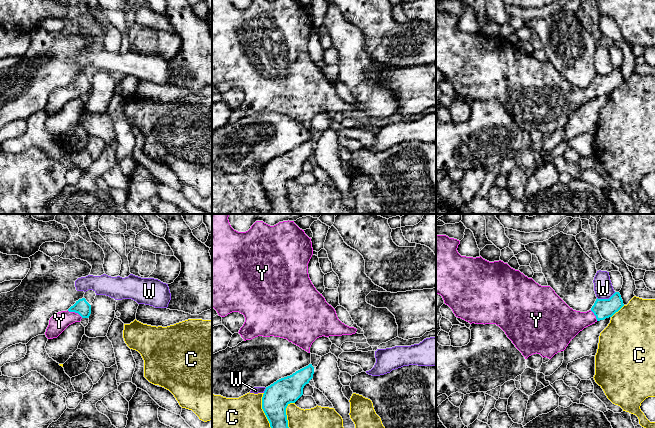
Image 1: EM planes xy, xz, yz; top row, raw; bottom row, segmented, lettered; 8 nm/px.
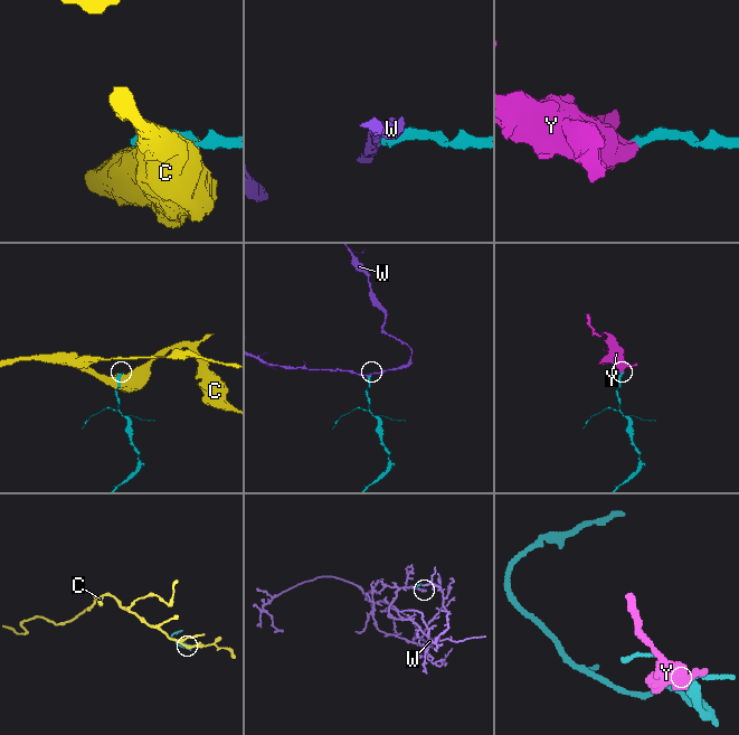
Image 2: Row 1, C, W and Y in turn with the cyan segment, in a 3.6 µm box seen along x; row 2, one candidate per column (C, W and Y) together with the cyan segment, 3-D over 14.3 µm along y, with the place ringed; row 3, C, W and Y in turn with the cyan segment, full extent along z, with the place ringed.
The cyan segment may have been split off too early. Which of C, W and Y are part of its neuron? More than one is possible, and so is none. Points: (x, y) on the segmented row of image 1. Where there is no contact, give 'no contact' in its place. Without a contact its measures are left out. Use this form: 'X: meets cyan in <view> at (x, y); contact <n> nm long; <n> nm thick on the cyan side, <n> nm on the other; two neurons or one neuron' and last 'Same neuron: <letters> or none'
C: meets cyan in xz at (263, 410); contact 280 nm long; 220 nm thick on the cyan side, 260 nm on the other; two neurons
W: meets cyan in yz at (606, 299); contact 160 nm long; 160 nm thick on the cyan side, 150 nm on the other; two neurons
Y: meets cyan in xy at (75, 312); contact 140 nm long; 120 nm thick on the cyan side, 150 nm on the other; one neuron
Same neuron: Y

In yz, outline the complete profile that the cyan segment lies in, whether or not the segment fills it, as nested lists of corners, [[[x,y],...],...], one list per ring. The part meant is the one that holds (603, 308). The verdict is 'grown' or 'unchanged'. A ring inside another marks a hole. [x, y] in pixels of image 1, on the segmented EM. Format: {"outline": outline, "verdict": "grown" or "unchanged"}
{"outline": [[[446,235],[436,236],[436,293],[441,295],[456,317],[470,324],[496,324],[512,341],[515,347],[527,359],[533,354],[551,359],[558,352],[564,351],[570,341],[584,328],[597,321],[612,317],[623,306],[619,292],[609,299],[596,299],[592,308],[580,312],[570,308],[550,286],[541,286],[519,270],[511,268],[503,261],[489,262],[480,257],[461,256],[458,251],[460,241]]], "verdict": "grown"}

